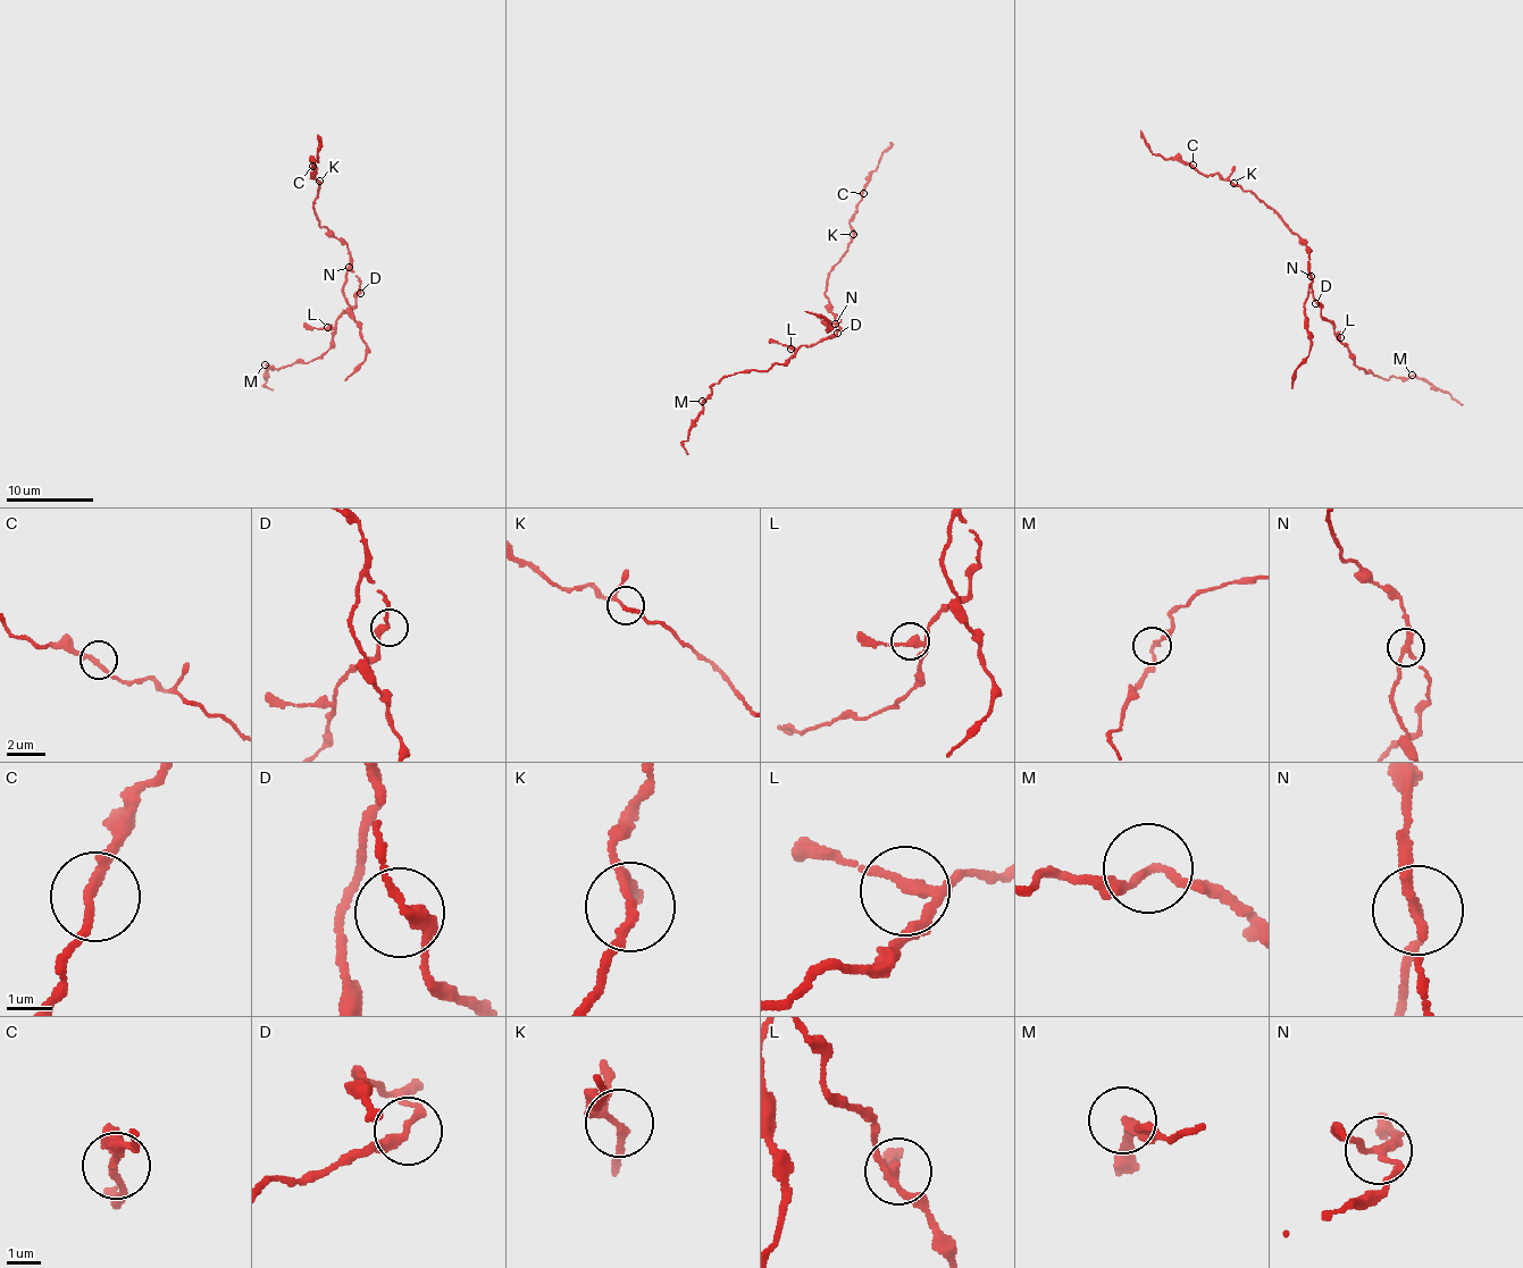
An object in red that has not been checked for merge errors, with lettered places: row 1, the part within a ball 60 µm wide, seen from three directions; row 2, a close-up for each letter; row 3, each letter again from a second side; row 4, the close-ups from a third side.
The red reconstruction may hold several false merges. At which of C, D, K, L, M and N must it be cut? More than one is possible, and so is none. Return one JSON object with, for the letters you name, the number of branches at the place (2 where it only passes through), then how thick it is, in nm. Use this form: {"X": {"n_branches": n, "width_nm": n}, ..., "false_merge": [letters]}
{"N": {"n_branches": 3, "width_nm": 190}, "false_merge": ["N"]}

